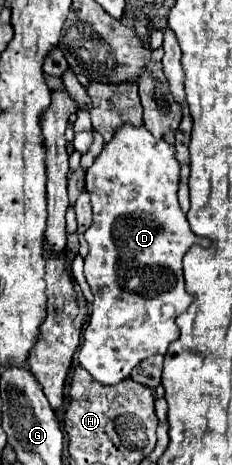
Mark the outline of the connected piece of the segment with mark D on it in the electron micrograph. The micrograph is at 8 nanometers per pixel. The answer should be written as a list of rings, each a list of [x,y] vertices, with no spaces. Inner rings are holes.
[[[121,126],[113,138],[103,146],[93,166],[87,170],[87,192],[91,196],[93,224],[85,232],[89,242],[89,256],[85,260],[85,278],[95,296],[89,326],[83,334],[79,350],[79,364],[103,384],[117,384],[129,378],[131,370],[153,354],[165,354],[169,344],[179,338],[175,318],[187,310],[191,296],[183,286],[181,258],[197,242],[191,234],[189,222],[179,208],[179,162],[175,160],[175,148],[167,142],[145,134],[145,128]]]

